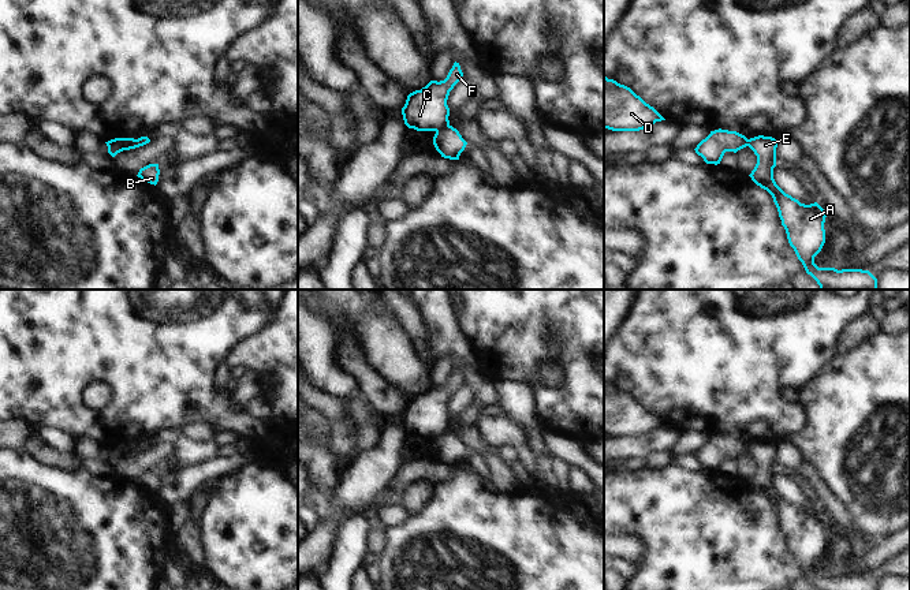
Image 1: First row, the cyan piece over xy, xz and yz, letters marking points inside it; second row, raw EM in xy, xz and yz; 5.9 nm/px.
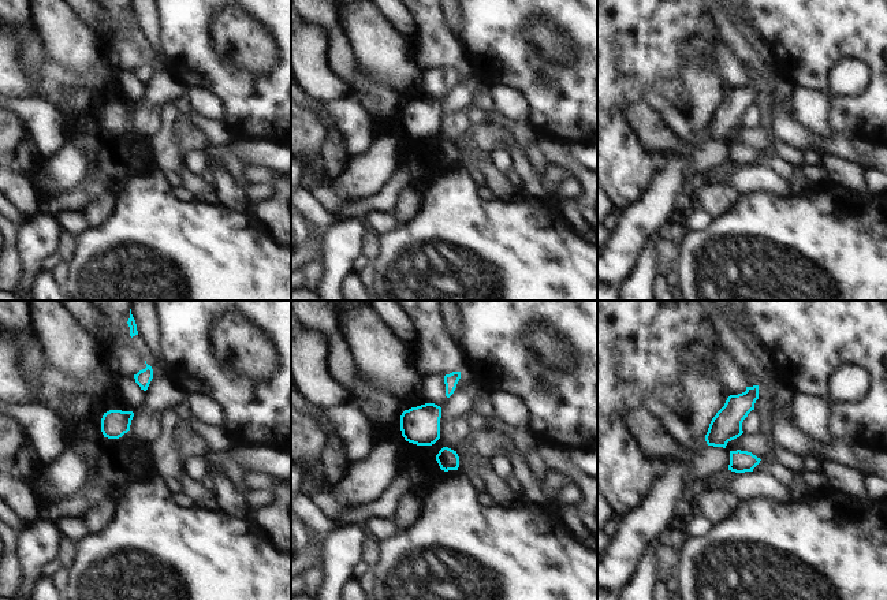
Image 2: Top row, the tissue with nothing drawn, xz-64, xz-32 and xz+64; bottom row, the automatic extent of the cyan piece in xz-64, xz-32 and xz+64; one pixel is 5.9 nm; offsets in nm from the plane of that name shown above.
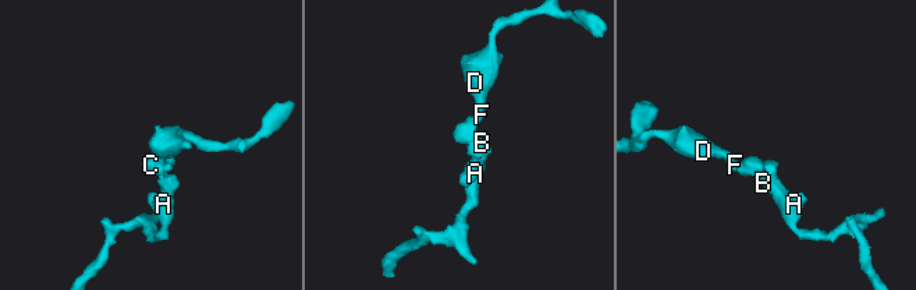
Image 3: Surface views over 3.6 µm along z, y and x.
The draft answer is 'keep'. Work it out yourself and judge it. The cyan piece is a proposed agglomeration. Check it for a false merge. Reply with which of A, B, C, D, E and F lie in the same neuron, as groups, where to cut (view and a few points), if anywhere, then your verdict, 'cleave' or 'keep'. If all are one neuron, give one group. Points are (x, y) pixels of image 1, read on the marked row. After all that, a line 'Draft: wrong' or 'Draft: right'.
A B E / C D F | xz (448, 124), (436, 131) | cleave
Draft: wrong

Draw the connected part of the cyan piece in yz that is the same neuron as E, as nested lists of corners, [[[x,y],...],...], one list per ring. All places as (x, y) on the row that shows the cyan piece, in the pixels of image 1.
[[[764,135],[750,138],[749,148],[757,156],[757,164],[749,176],[772,195],[790,246],[820,290],[877,290],[877,279],[869,270],[838,270],[818,268],[814,264],[814,257],[825,243],[827,212],[817,202],[801,203],[776,184],[773,168],[776,167],[777,141],[775,138]]]

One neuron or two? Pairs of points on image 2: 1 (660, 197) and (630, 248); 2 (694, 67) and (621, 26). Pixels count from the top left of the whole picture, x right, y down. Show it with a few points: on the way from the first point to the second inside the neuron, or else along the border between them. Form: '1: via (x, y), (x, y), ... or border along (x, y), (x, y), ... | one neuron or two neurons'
1: via (651, 209), (634, 226), (630, 235) | one neuron
2: border along (679, 38), (677, 43), (678, 73), (684, 90) | two neurons

